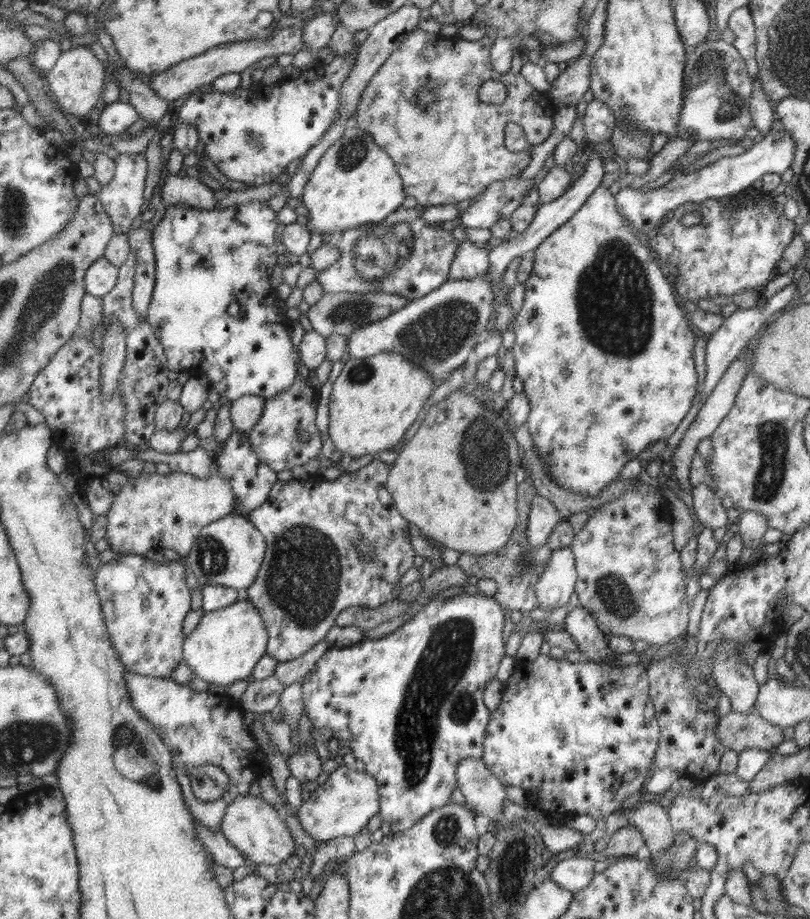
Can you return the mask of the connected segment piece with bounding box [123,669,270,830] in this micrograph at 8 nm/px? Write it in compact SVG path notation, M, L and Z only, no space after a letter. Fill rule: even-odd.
M127 669L123 679L130 704L154 727L158 738L169 748L176 780L193 818L206 828L219 830L224 813L234 797L247 794L252 782L257 781L263 772L270 771L268 754L260 748L254 734L244 728L244 712L238 701L226 693L195 692L188 685L178 684L171 678L142 676ZM205 764L219 766L229 778L225 796L216 801L202 802L191 789L192 771Z

